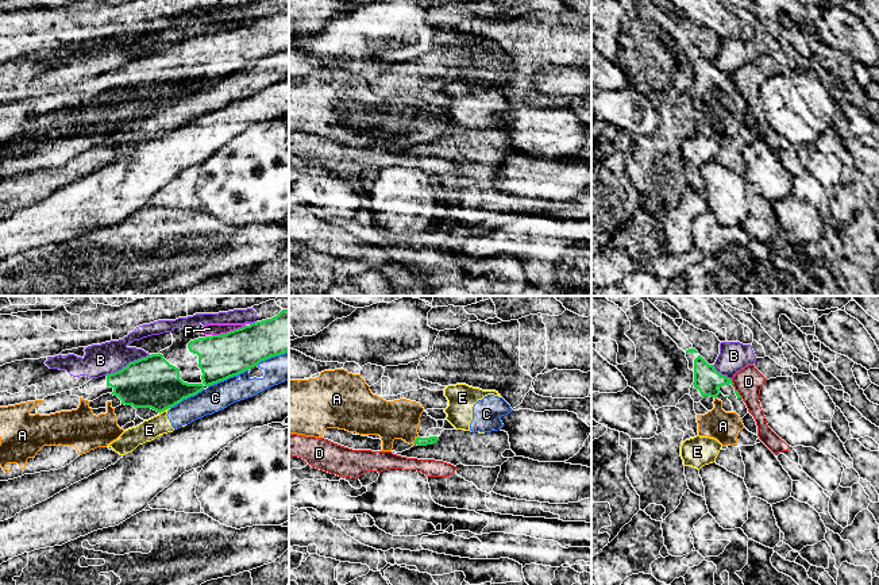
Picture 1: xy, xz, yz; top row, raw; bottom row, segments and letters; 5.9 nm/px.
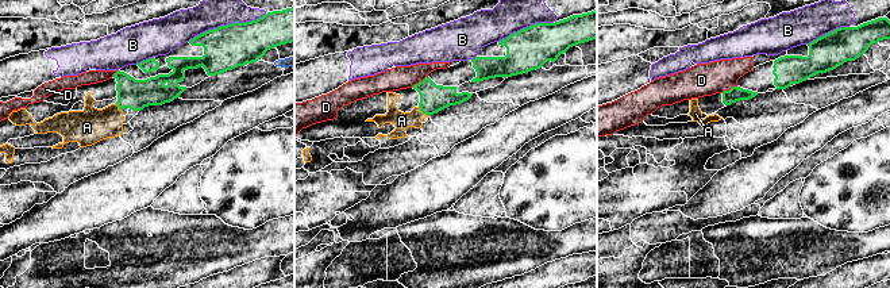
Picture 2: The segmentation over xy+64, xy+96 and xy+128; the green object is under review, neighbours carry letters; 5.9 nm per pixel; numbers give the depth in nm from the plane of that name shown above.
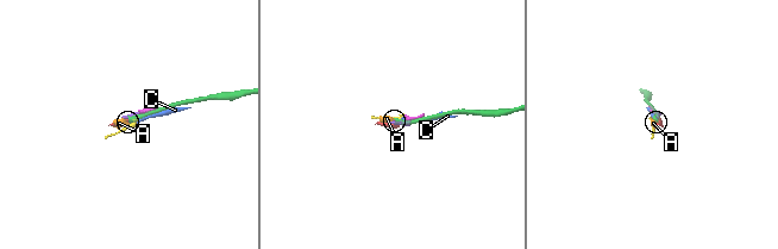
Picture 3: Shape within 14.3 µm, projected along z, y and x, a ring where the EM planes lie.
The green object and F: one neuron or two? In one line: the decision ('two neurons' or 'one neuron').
two neurons

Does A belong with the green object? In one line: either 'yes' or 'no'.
yes

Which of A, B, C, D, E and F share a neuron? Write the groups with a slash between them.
A / B / C E / D / F

